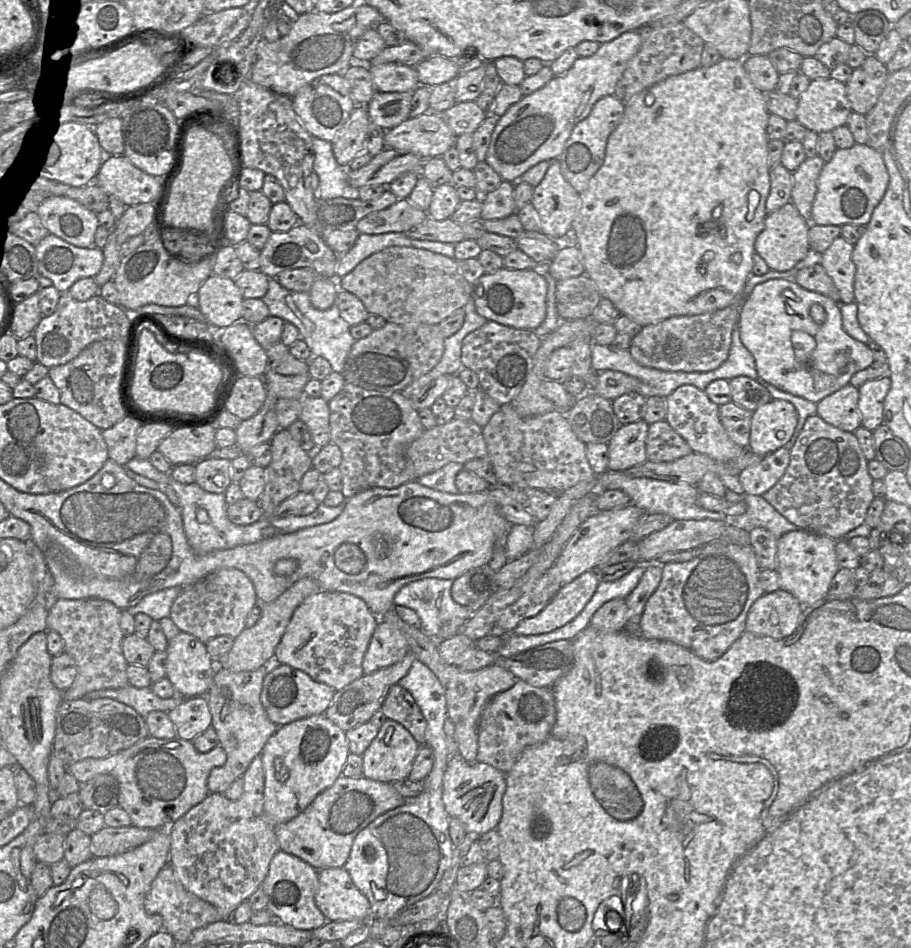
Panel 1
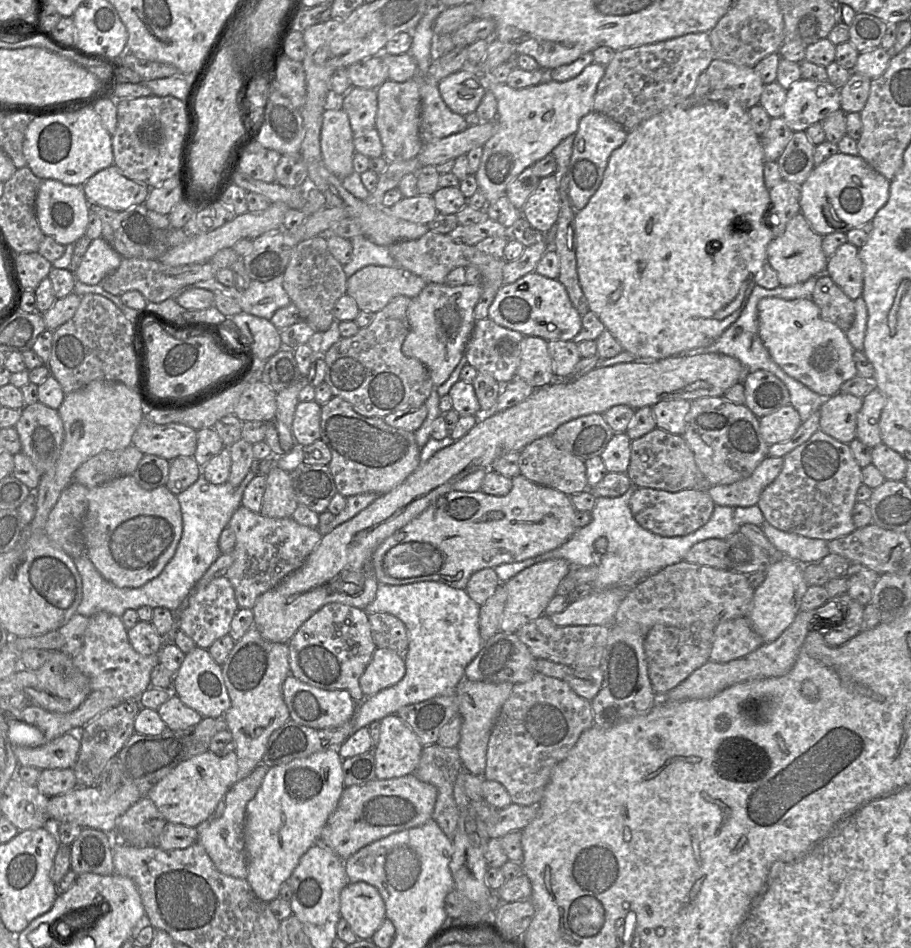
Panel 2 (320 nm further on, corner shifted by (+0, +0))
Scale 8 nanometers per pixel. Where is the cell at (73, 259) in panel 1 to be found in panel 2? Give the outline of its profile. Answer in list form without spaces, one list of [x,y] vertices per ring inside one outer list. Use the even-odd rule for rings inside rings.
[[[102,237],[93,239],[74,272],[75,282],[97,285],[119,267],[121,260],[122,256]]]

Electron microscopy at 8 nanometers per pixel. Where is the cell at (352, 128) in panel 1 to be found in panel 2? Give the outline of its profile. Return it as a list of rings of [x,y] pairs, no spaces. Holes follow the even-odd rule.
[[[352,86],[343,95],[342,109],[349,117],[353,132],[375,126],[378,109],[376,89]]]

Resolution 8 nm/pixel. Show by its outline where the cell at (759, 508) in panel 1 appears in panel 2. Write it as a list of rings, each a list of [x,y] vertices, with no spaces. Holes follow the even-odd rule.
[[[766,521],[760,528],[781,557],[796,561],[803,566],[819,563],[830,554],[828,542],[824,540],[786,533]]]

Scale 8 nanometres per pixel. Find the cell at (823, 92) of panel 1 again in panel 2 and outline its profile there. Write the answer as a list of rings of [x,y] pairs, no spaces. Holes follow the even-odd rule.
[[[801,78],[787,89],[782,118],[793,132],[805,131],[841,109],[840,89],[827,81]]]

